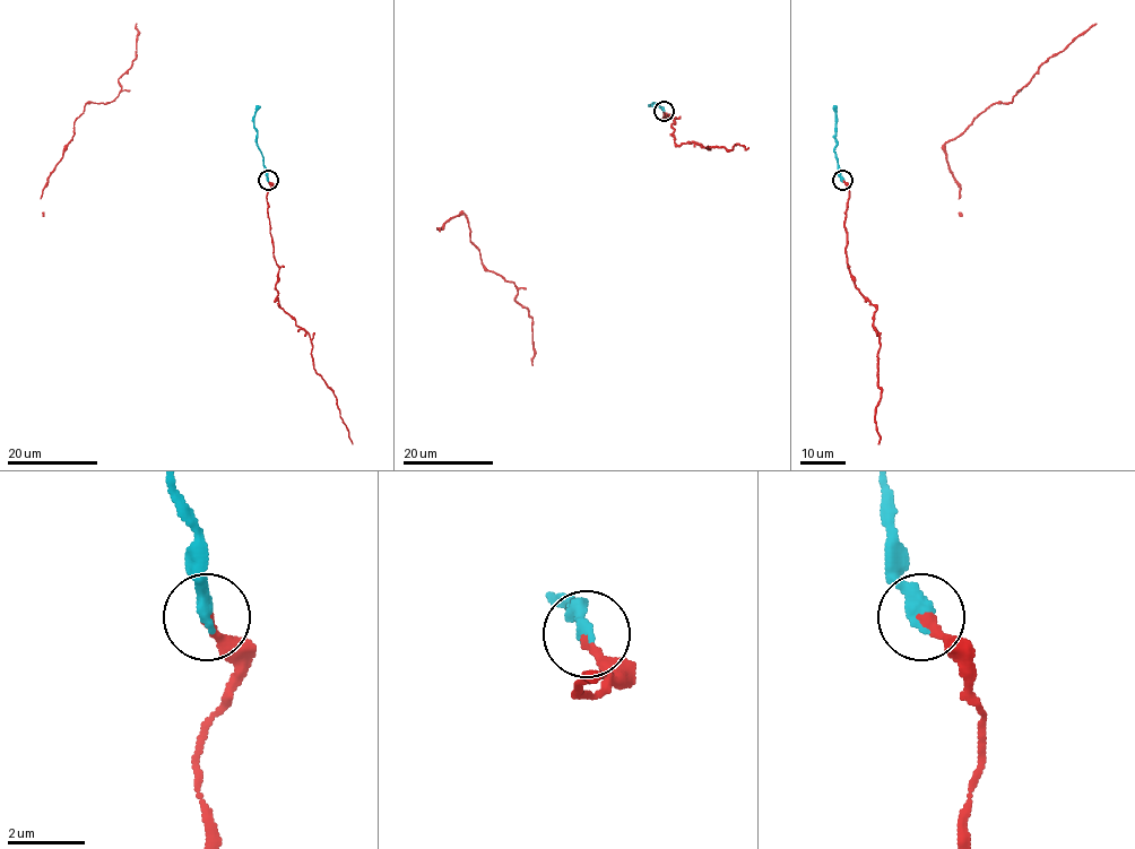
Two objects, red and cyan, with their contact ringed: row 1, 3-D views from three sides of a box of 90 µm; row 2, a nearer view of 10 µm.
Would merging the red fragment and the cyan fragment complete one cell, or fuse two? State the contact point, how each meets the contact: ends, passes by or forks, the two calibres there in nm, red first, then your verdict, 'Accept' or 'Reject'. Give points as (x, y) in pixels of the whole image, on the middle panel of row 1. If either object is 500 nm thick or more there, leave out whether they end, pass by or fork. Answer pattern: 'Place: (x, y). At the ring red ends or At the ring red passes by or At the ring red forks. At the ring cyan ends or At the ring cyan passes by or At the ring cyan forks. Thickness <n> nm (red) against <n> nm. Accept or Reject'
Place: (664, 111). At the ring red ends. At the ring cyan ends. Thickness 260 nm (red) against 420 nm. Accept

